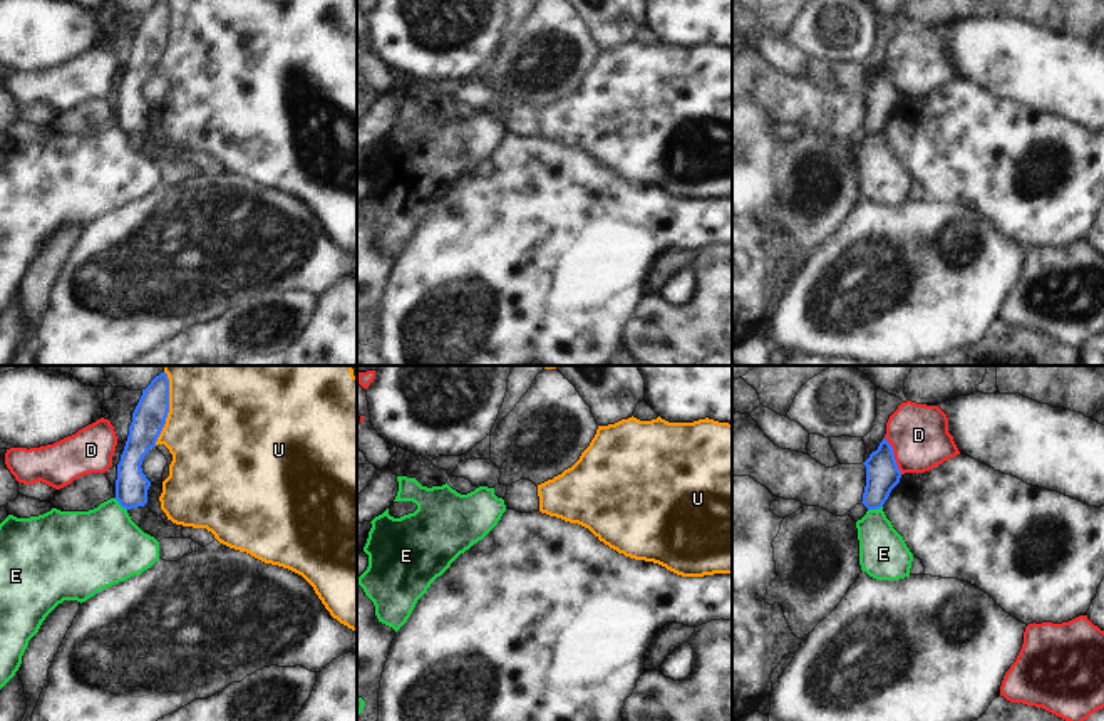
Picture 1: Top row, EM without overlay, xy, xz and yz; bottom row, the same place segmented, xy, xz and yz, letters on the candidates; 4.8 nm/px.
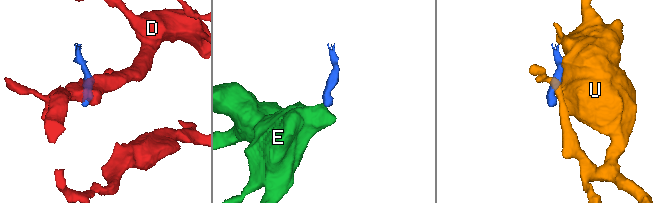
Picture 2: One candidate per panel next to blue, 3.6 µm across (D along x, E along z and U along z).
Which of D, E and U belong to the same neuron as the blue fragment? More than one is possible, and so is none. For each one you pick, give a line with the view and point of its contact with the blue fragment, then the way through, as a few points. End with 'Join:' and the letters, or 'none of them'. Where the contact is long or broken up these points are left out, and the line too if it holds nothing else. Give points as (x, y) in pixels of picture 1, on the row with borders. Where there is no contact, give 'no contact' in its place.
Join: none of them

